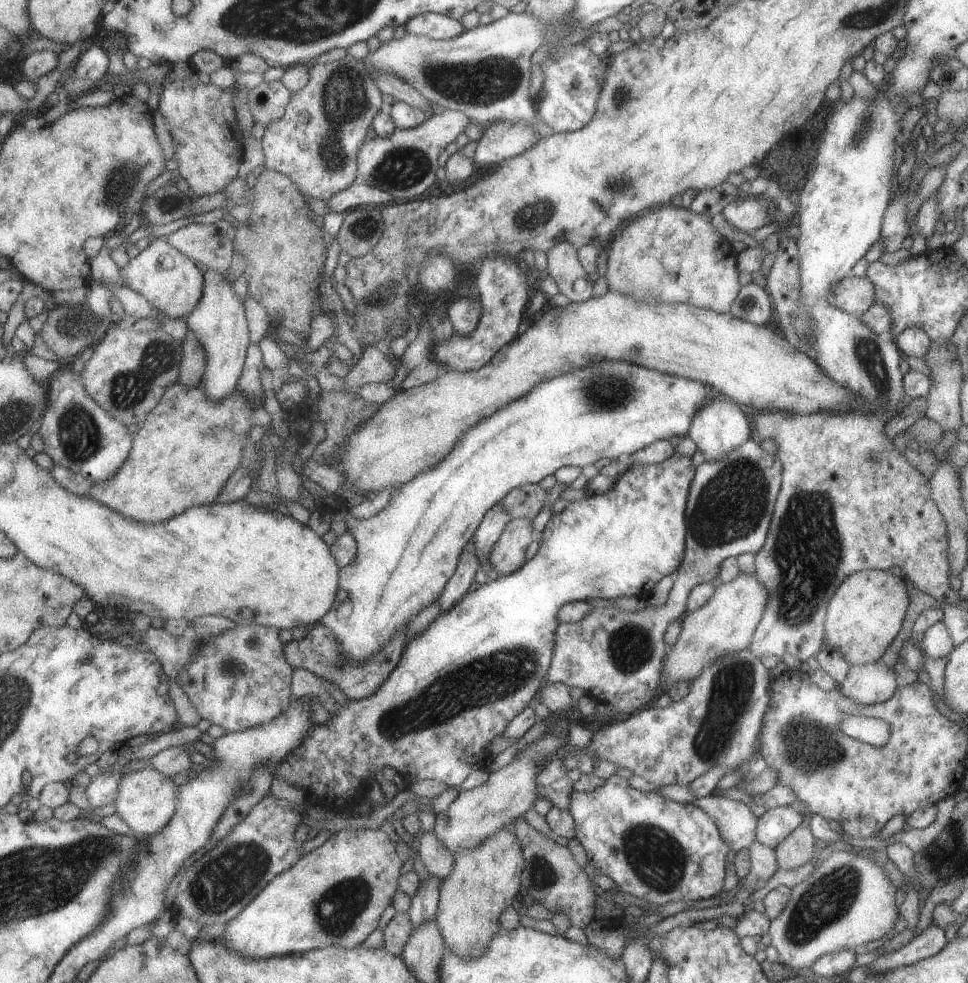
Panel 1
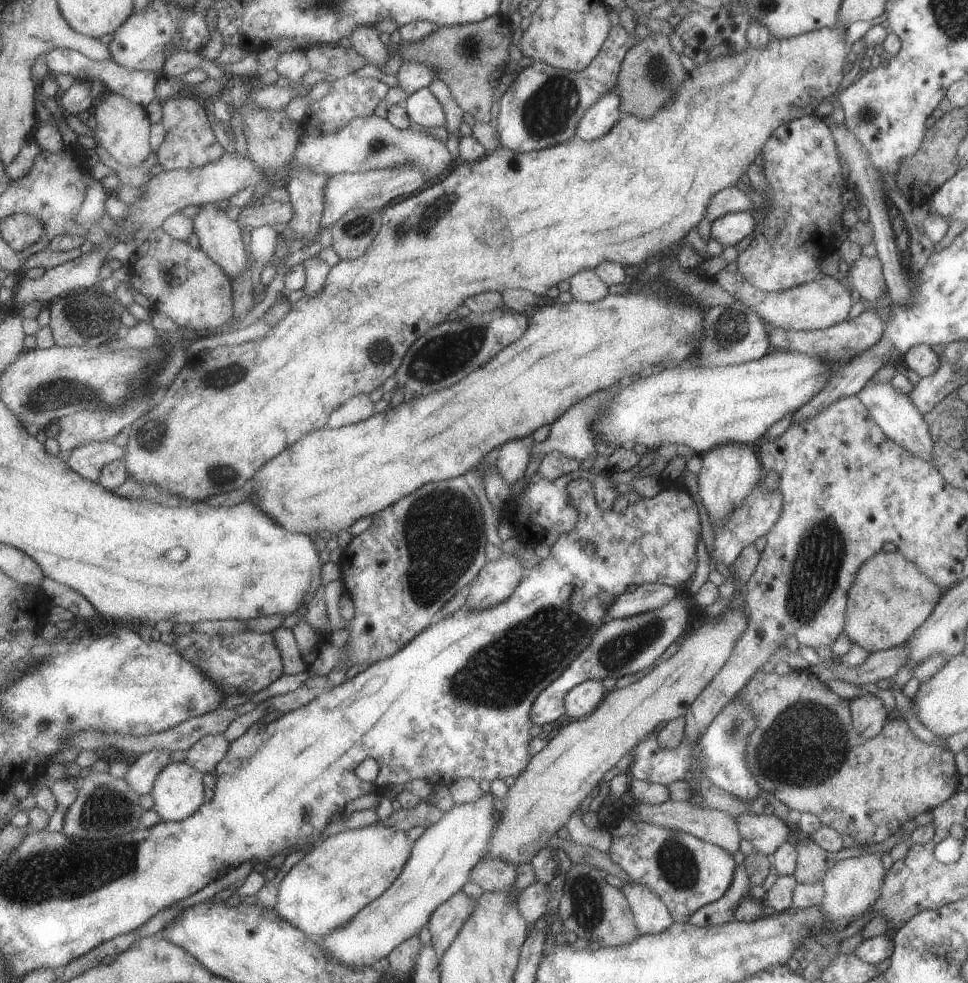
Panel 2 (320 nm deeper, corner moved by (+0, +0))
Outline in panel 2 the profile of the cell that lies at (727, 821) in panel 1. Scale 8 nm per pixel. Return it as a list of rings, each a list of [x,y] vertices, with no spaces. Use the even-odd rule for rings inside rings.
[[[741,813],[734,817],[741,838],[748,840],[755,851],[773,854],[789,838],[790,828],[775,815]]]

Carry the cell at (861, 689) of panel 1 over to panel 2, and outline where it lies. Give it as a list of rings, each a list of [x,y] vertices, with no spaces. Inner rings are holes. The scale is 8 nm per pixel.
[[[870,693],[850,701],[850,715],[854,730],[866,739],[872,739],[890,716],[883,709],[881,699]]]

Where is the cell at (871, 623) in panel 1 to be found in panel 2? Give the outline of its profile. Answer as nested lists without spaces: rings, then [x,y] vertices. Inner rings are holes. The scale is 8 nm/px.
[[[879,551],[858,568],[848,590],[843,632],[868,654],[903,646],[932,613],[943,591],[899,551]]]

